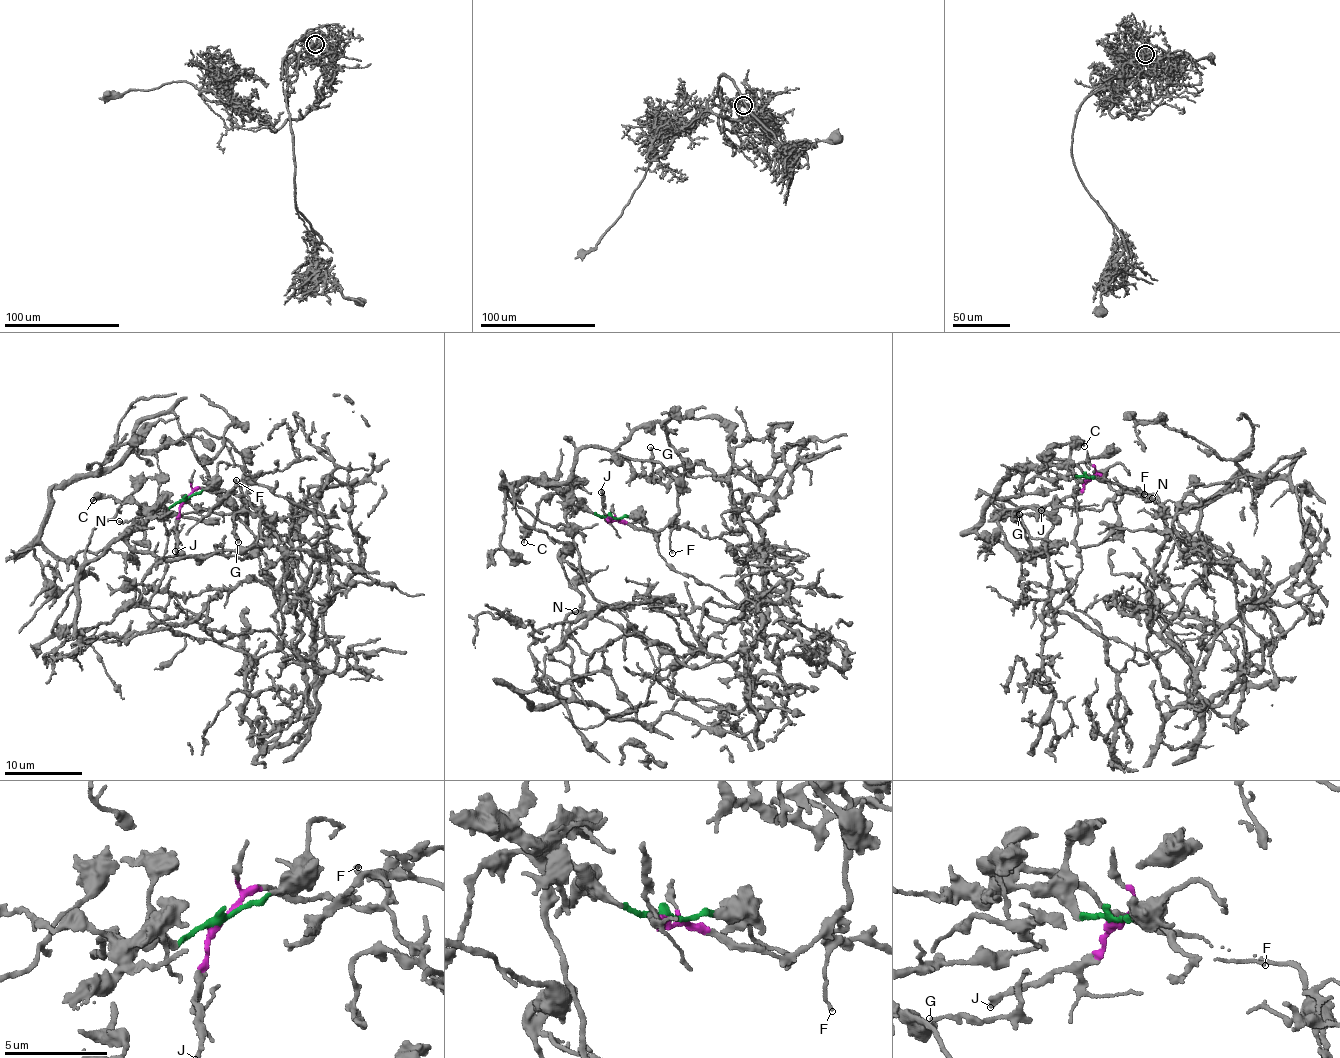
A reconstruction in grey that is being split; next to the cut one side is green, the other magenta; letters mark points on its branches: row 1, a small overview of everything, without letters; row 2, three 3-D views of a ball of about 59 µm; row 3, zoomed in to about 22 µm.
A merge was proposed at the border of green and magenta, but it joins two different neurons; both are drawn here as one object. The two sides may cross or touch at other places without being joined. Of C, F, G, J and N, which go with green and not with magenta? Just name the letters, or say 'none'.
C, N

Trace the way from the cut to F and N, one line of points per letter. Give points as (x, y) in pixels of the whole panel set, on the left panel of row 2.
F: (184, 499), (203, 488), (240, 495), (245, 492), (236, 480)
N: (184, 500), (153, 510), (142, 503), (142, 512), (138, 509), (148, 507), (152, 513), (128, 522), (119, 521)

